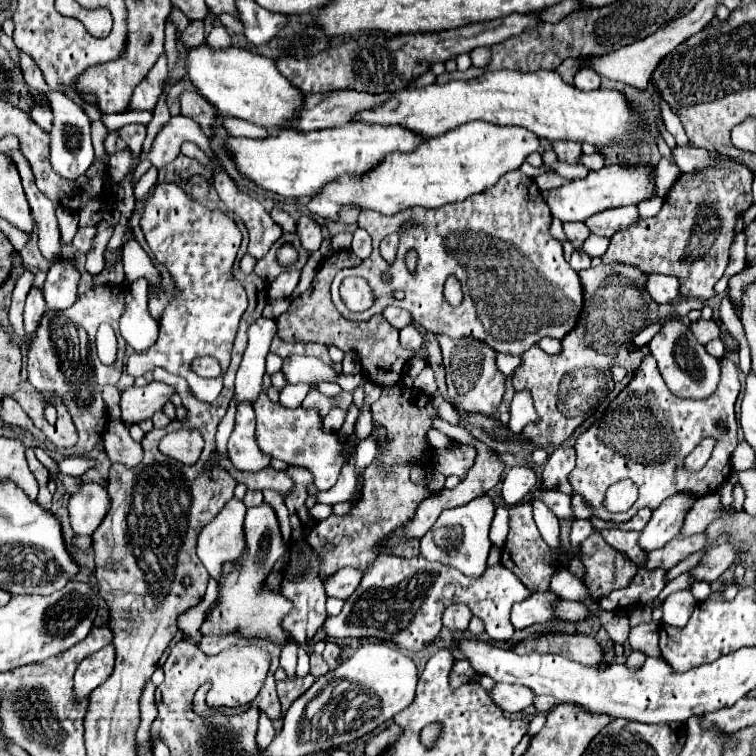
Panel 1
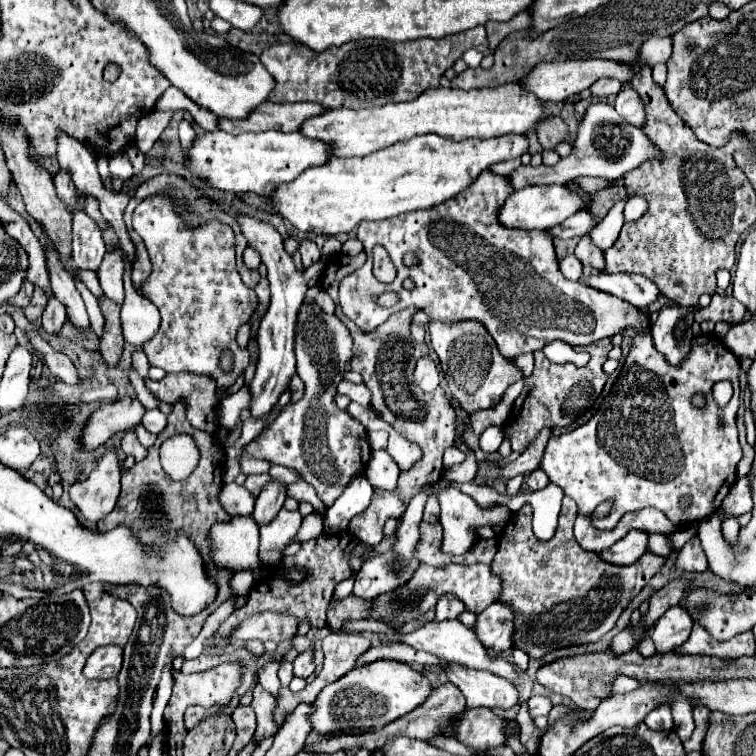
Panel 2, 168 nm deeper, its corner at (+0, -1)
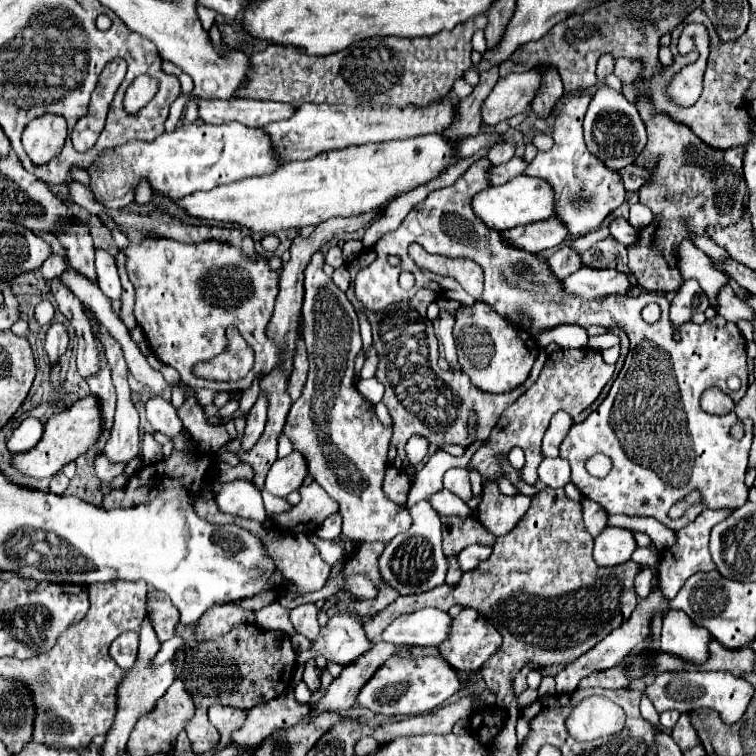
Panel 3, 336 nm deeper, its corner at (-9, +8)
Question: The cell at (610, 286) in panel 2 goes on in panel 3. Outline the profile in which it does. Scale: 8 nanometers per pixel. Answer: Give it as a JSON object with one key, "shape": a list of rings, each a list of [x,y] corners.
{"shape":[[[581,267],[577,273],[563,279],[565,289],[581,295],[585,299],[597,299],[603,295],[631,295],[631,283],[629,277],[615,269],[593,269],[593,267]]]}

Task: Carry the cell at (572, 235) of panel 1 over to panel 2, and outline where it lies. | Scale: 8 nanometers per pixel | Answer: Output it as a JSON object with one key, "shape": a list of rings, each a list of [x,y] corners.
{"shape":[[[584,236],[580,240],[580,244],[576,246],[576,258],[582,264],[594,266],[596,270],[604,270],[604,252],[598,246],[594,246],[594,242],[590,240],[590,236]]]}

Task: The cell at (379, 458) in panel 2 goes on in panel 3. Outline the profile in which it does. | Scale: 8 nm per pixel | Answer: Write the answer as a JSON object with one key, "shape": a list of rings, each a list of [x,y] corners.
{"shape":[[[449,469],[443,475],[443,487],[451,493],[455,493],[457,497],[461,497],[463,501],[469,501],[473,497],[471,491],[471,483],[467,477],[467,469]]]}

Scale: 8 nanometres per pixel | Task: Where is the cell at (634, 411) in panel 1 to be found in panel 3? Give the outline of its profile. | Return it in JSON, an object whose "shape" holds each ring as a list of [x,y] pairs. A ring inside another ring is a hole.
{"shape":[[[487,157],[477,159],[453,185],[437,189],[433,193],[427,195],[425,201],[417,203],[411,213],[403,219],[403,223],[383,235],[377,243],[375,243],[375,253],[377,259],[367,265],[365,269],[361,269],[355,277],[355,295],[361,301],[361,305],[371,311],[371,313],[379,313],[383,309],[387,309],[389,305],[397,305],[397,303],[405,303],[409,301],[419,289],[431,289],[435,295],[439,295],[441,299],[455,299],[461,305],[469,305],[475,303],[475,299],[471,295],[467,295],[467,291],[451,277],[443,277],[443,275],[435,275],[429,271],[421,271],[407,255],[407,247],[411,243],[419,243],[423,245],[427,251],[431,253],[439,253],[447,259],[471,259],[475,263],[479,263],[483,267],[485,273],[485,289],[481,295],[481,301],[489,303],[493,309],[497,309],[499,315],[503,315],[511,325],[525,329],[533,339],[537,339],[537,335],[541,331],[553,329],[557,325],[579,325],[583,329],[589,329],[593,325],[603,325],[603,327],[619,327],[627,333],[629,341],[631,341],[631,351],[625,359],[623,369],[619,371],[617,379],[611,385],[609,395],[605,397],[605,401],[581,423],[575,423],[567,437],[561,443],[559,449],[559,457],[567,459],[571,463],[571,483],[591,501],[597,501],[601,507],[605,507],[605,511],[609,515],[621,513],[621,515],[641,515],[641,517],[655,517],[657,521],[661,521],[663,525],[679,531],[685,525],[689,525],[691,521],[695,521],[695,517],[707,507],[707,509],[723,509],[723,507],[741,507],[747,501],[747,487],[743,483],[745,471],[747,471],[747,457],[749,457],[749,447],[751,447],[751,439],[753,439],[753,423],[751,419],[743,419],[743,429],[747,427],[745,435],[741,441],[733,439],[730,435],[731,425],[739,419],[735,412],[727,413],[726,415],[716,416],[709,415],[701,409],[699,405],[699,397],[707,387],[719,387],[721,391],[725,391],[735,403],[745,396],[745,391],[748,388],[748,366],[747,355],[745,355],[745,339],[741,335],[741,331],[737,329],[735,323],[729,323],[725,319],[721,319],[719,315],[715,319],[707,319],[703,325],[697,323],[685,323],[685,327],[679,329],[681,339],[675,341],[673,339],[673,325],[669,323],[669,301],[659,295],[659,293],[649,293],[649,295],[605,295],[599,299],[583,299],[577,295],[571,295],[569,291],[565,291],[563,281],[559,277],[555,277],[549,269],[549,263],[545,257],[537,255],[537,253],[529,253],[525,249],[519,249],[515,245],[509,245],[501,231],[495,231],[491,227],[485,227],[485,223],[481,219],[477,219],[471,201],[477,195],[477,191],[483,191],[487,187],[491,187],[489,183],[489,169],[491,169],[491,161]],[[387,255],[397,255],[401,259],[399,267],[391,267],[387,263]],[[401,271],[411,271],[415,275],[415,287],[411,291],[403,291],[399,287],[399,273]],[[649,303],[657,303],[661,307],[661,319],[657,323],[647,323],[641,317],[641,309]],[[521,317],[529,319],[529,325],[525,327],[521,323]],[[715,371],[715,373],[713,373]],[[731,375],[737,375],[741,379],[741,387],[737,391],[731,391],[727,387],[727,379]],[[727,425],[727,427],[725,427]],[[595,453],[605,453],[607,457],[611,457],[613,461],[613,469],[607,477],[597,479],[591,477],[585,469],[585,463],[589,457],[593,457]],[[691,489],[699,489],[703,493],[703,505],[699,507],[691,507],[681,519],[671,519],[669,517],[669,509],[673,503],[677,503],[681,497],[685,497]]]}

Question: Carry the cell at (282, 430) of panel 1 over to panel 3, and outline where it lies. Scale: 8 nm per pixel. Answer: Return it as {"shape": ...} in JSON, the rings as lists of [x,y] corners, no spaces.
{"shape":[[[315,251],[305,269],[305,301],[303,301],[303,339],[309,353],[309,377],[303,387],[303,395],[291,405],[283,433],[291,439],[293,449],[299,451],[305,461],[309,475],[329,493],[331,499],[339,503],[339,513],[343,515],[343,535],[355,543],[359,541],[381,541],[389,543],[397,533],[403,533],[411,525],[411,515],[407,509],[393,503],[383,491],[383,477],[389,467],[389,441],[391,429],[383,427],[373,411],[373,405],[361,397],[353,383],[353,363],[361,351],[359,319],[353,305],[347,301],[335,283],[323,273],[325,255]]]}

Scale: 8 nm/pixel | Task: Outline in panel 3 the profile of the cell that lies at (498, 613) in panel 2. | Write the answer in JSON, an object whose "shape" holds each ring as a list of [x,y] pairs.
{"shape":[[[467,607],[453,619],[453,639],[437,645],[447,663],[459,671],[477,671],[501,649],[503,637],[479,611]]]}

